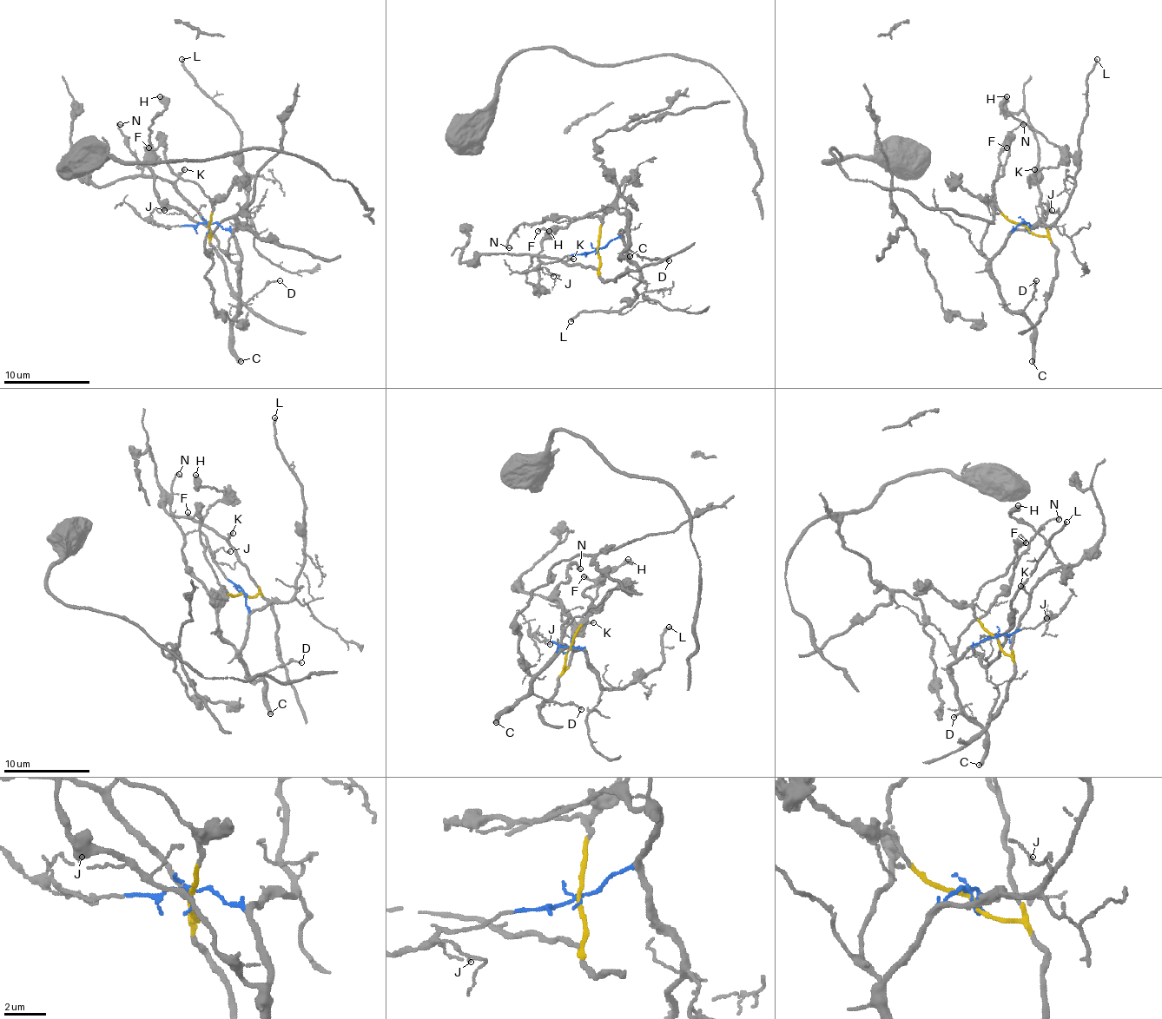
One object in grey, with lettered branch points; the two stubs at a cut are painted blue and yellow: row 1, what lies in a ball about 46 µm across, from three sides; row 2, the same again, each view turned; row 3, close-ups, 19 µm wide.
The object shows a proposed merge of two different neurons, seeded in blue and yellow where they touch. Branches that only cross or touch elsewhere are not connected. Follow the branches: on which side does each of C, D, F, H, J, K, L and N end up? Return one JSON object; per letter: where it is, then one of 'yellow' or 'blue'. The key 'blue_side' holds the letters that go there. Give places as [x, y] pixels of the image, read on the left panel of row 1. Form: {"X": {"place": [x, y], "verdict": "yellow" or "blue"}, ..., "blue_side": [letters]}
{"C": {"place": [240, 361], "verdict": "blue"}, "D": {"place": [280, 280], "verdict": "blue"}, "F": {"place": [148, 147], "verdict": "yellow"}, "H": {"place": [160, 96], "verdict": "yellow"}, "J": {"place": [164, 210], "verdict": "blue"}, "K": {"place": [184, 169], "verdict": "yellow"}, "L": {"place": [181, 59], "verdict": "blue"}, "N": {"place": [120, 124], "verdict": "blue"}, "blue_side": ["C", "D", "J", "L", "N"]}

